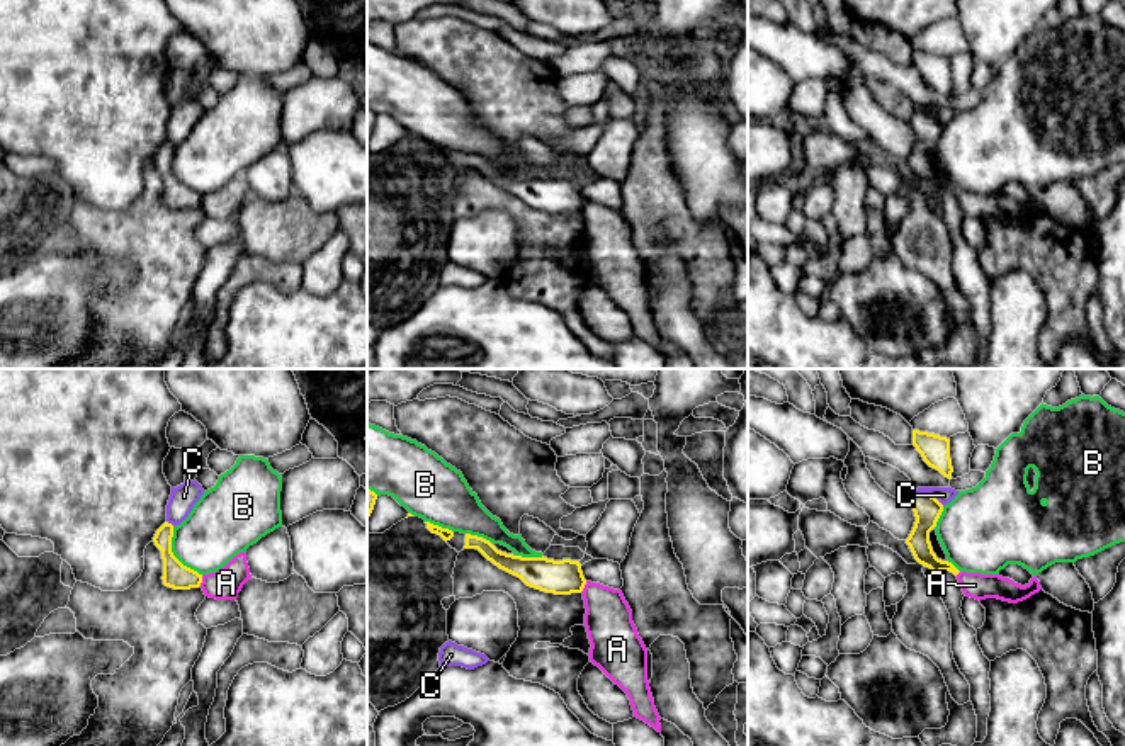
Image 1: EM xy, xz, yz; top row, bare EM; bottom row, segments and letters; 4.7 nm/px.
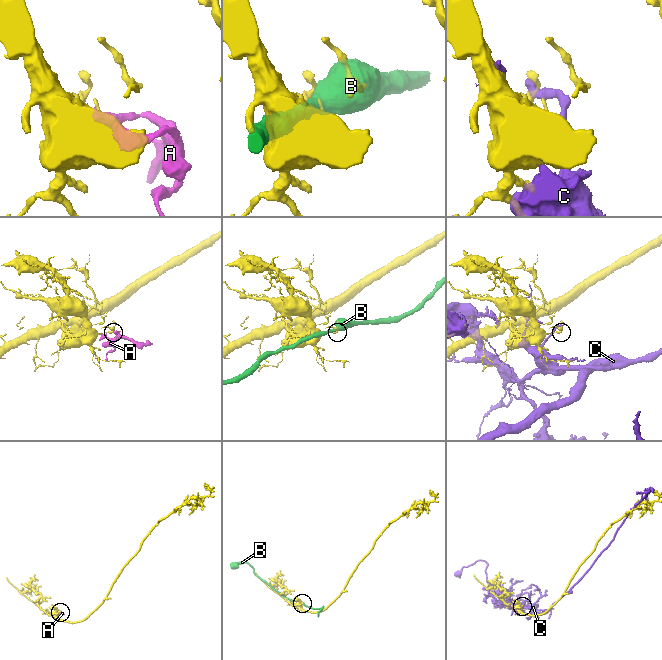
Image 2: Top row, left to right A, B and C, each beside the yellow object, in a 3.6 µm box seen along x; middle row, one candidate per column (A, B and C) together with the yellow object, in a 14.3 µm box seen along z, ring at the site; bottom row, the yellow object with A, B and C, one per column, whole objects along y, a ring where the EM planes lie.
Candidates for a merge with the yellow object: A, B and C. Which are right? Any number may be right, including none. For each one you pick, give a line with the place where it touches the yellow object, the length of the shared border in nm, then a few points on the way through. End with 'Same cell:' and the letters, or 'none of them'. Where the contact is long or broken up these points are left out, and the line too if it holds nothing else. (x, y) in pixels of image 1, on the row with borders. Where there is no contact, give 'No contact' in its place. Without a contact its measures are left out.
Same cell: none of them

